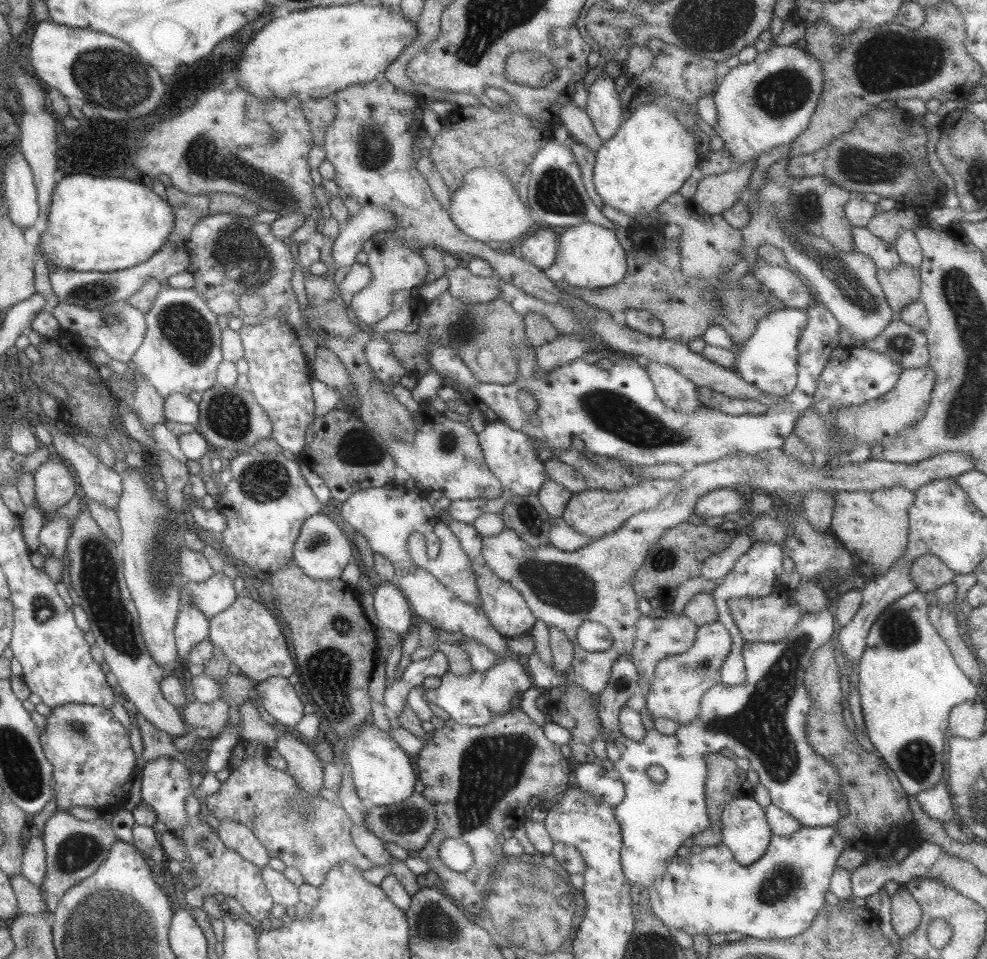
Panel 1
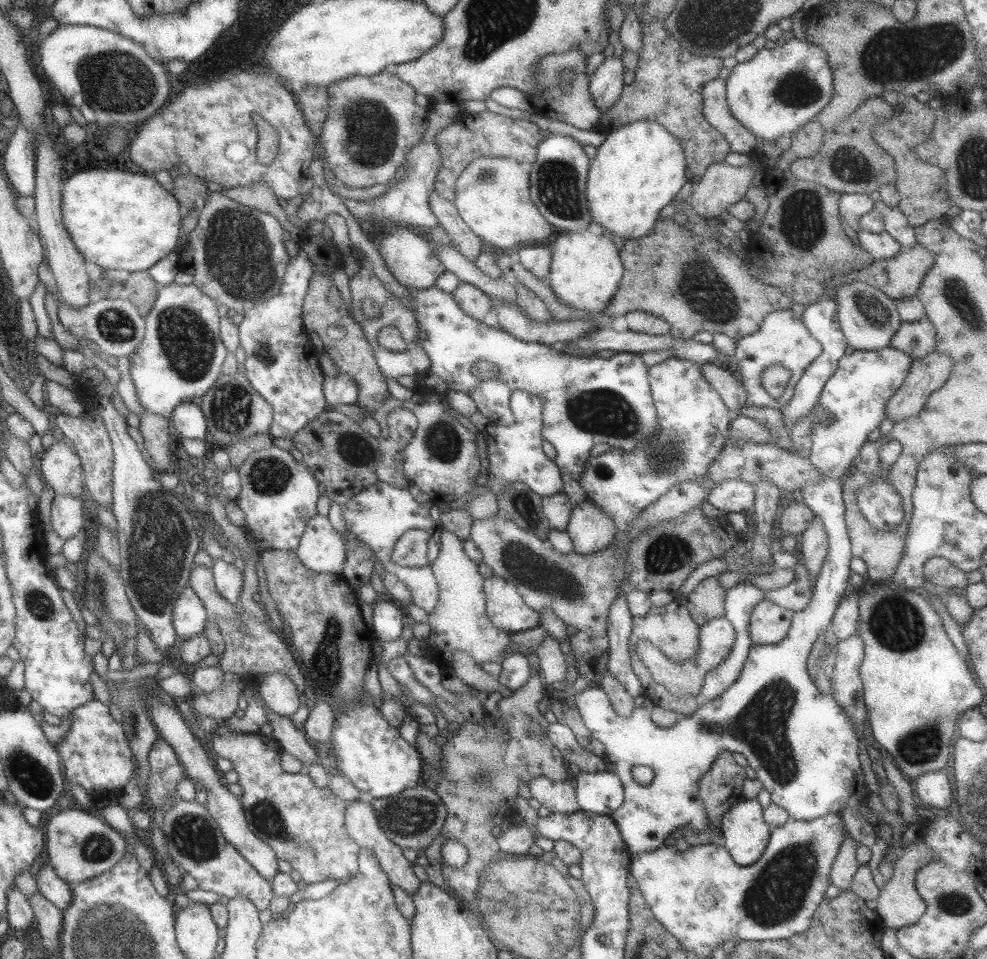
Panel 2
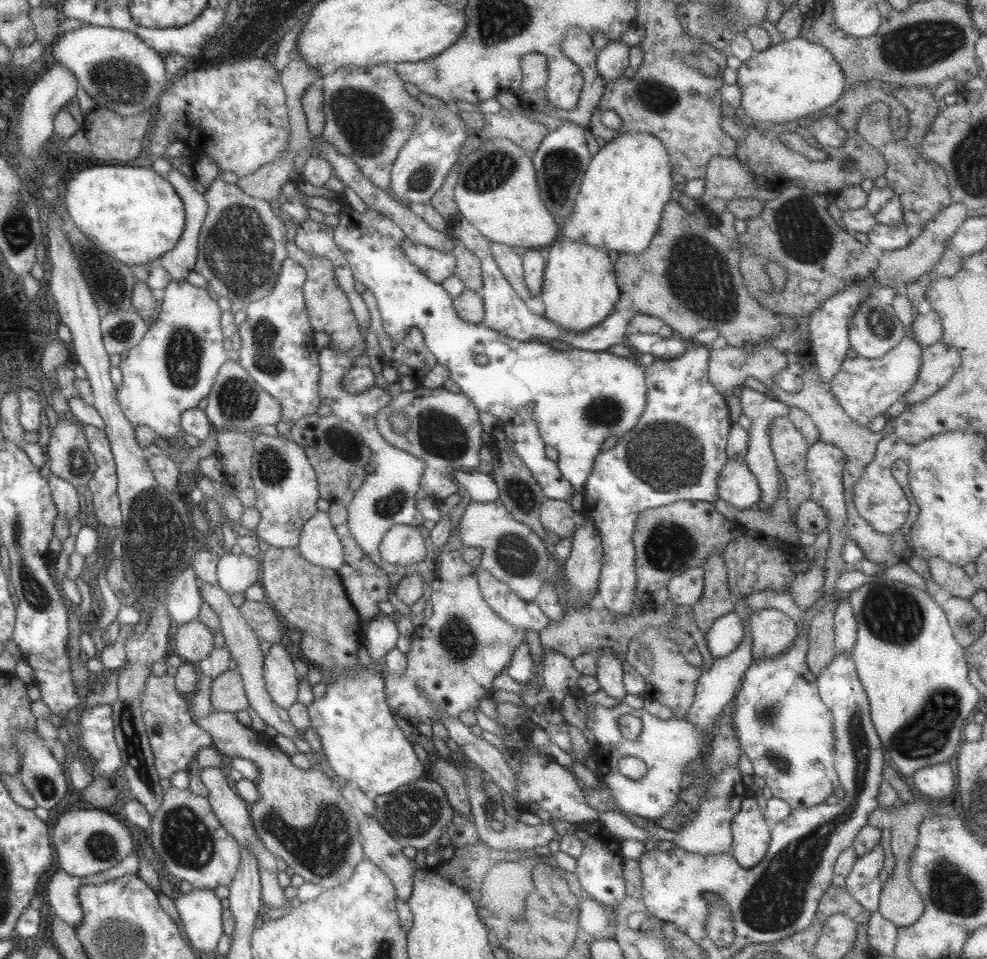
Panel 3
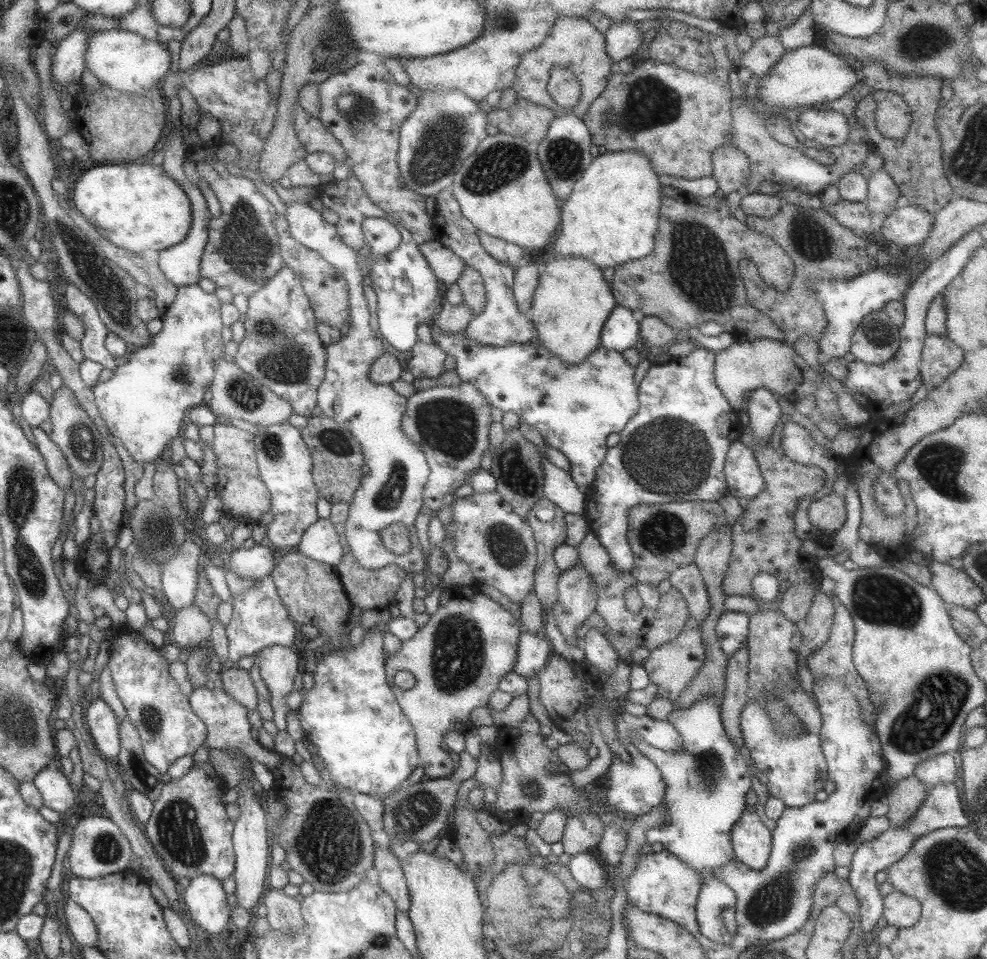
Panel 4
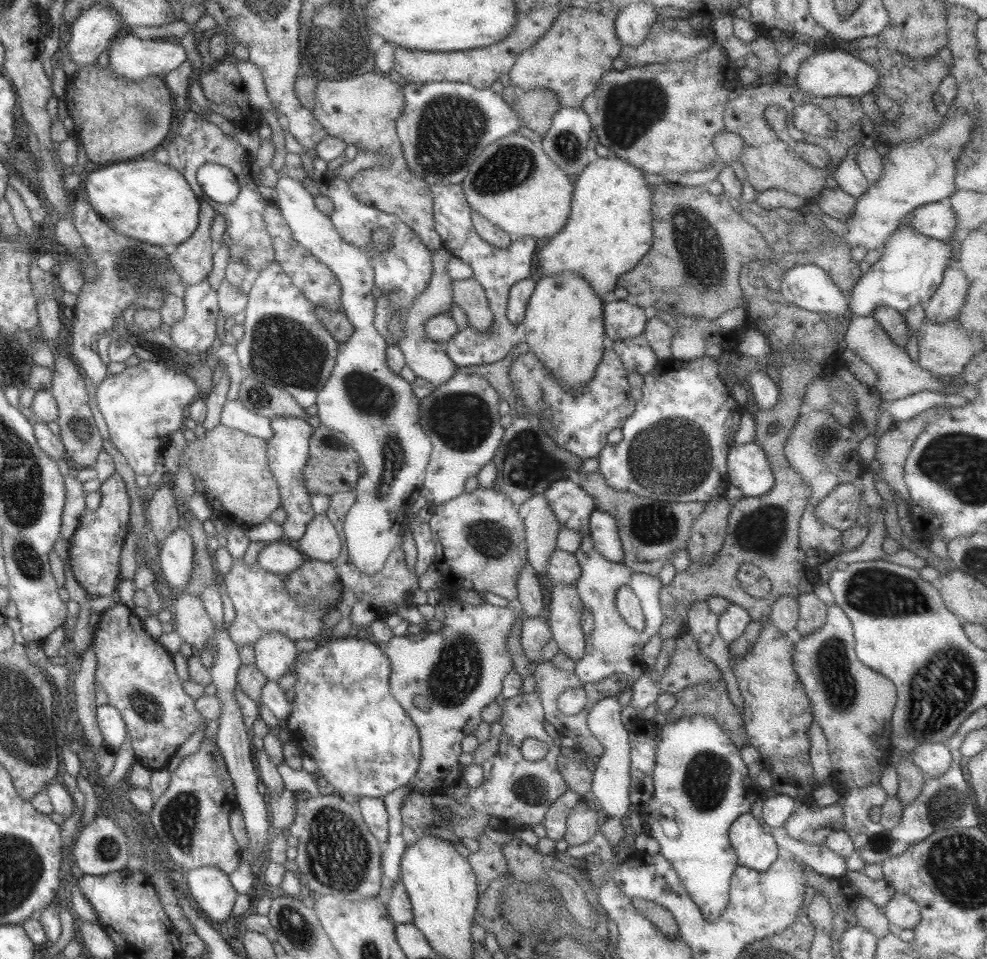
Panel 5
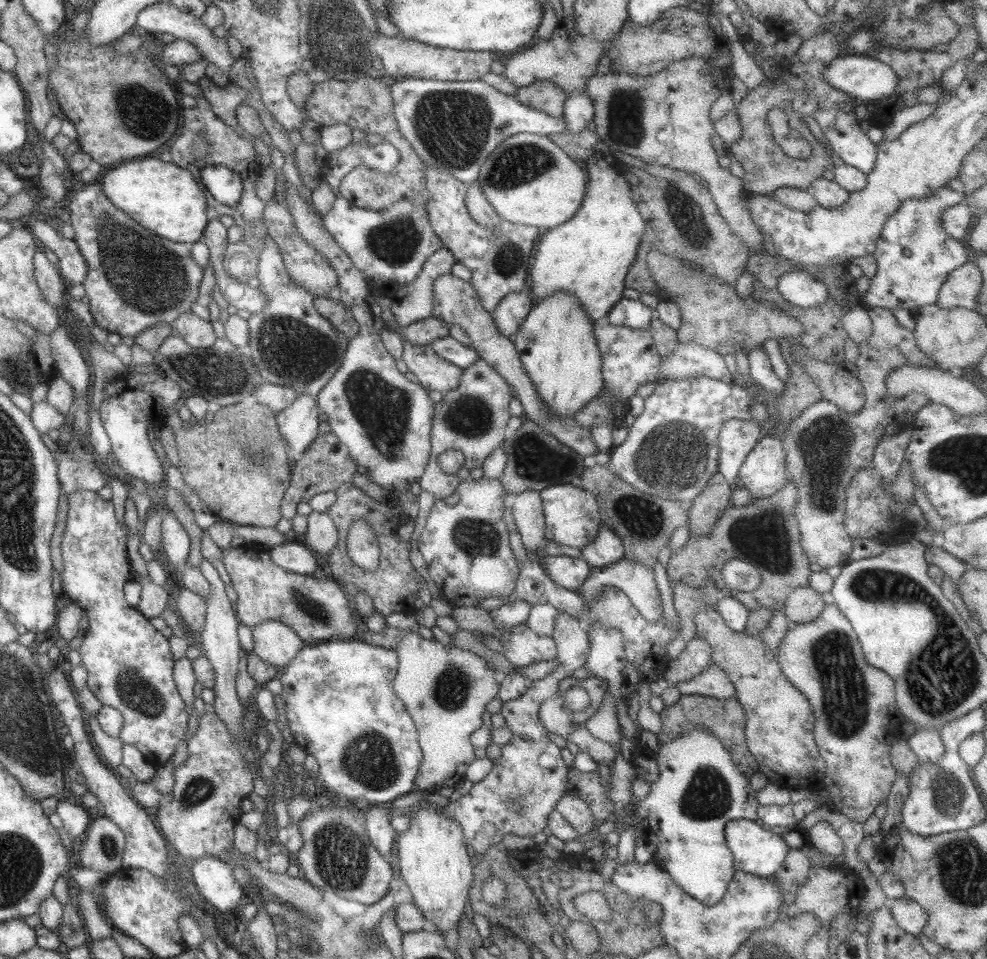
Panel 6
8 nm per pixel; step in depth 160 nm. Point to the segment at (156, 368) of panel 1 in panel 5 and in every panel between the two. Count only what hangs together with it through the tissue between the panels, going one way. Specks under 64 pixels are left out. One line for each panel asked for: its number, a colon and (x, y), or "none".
2: (181, 355)
3: (175, 364)
4: (144, 404)
5: (142, 406)

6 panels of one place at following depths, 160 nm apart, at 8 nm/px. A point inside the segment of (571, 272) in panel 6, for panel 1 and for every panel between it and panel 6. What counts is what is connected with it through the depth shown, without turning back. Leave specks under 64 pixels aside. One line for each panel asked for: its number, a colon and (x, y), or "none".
1: (650, 155)
2: (638, 168)
3: (623, 191)
4: (610, 217)
5: (608, 230)

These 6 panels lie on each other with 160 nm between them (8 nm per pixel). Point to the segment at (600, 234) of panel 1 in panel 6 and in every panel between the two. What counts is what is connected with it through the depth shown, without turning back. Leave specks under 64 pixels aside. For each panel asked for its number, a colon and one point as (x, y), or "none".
2: (585, 269)
3: (579, 289)
4: (572, 301)
5: (563, 322)
6: (555, 344)

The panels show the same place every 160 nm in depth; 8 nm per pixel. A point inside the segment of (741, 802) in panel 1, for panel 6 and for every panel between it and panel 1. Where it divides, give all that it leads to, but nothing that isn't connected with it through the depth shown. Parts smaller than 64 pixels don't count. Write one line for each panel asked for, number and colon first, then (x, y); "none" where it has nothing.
2: (745, 835)
3: (750, 834)
4: (751, 842)
5: (755, 849)
6: (755, 849)

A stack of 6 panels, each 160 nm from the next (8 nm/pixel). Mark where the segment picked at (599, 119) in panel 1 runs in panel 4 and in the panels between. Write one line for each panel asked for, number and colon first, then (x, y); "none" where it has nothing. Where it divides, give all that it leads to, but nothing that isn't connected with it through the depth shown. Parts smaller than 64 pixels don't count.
2: (606, 82)
3: (611, 60)
4: (621, 40)

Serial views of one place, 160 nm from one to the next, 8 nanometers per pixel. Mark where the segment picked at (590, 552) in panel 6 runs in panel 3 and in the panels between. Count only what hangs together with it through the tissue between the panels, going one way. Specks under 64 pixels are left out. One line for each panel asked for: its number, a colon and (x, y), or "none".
3: (675, 452)
4: (673, 448)
5: (603, 529)

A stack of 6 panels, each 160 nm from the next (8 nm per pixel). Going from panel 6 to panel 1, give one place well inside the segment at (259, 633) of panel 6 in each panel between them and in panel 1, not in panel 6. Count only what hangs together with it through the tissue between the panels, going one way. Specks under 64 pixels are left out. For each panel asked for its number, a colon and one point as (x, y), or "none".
1: (279, 699)
2: (277, 691)
3: (280, 680)
4: (278, 664)
5: (275, 654)

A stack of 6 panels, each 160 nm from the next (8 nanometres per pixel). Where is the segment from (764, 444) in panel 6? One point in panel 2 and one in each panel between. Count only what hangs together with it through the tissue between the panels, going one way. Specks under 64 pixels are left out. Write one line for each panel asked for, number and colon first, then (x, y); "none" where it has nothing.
2: (733, 495)
3: (736, 486)
4: (743, 478)
5: (747, 468)

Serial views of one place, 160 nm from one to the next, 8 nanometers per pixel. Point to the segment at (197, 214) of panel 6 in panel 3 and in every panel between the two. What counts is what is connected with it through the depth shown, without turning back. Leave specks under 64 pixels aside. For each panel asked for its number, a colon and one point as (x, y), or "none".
3: (133, 215)
4: (136, 207)
5: (143, 199)

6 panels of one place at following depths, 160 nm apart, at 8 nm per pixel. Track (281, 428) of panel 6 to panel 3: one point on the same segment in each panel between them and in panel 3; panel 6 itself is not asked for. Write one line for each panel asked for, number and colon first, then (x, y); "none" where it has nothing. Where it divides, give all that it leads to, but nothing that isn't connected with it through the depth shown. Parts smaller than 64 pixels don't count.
3: (285, 487)
4: (284, 463)
5: (287, 450)

